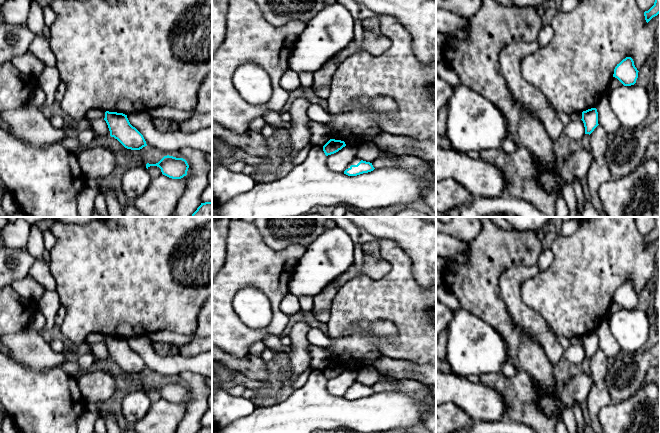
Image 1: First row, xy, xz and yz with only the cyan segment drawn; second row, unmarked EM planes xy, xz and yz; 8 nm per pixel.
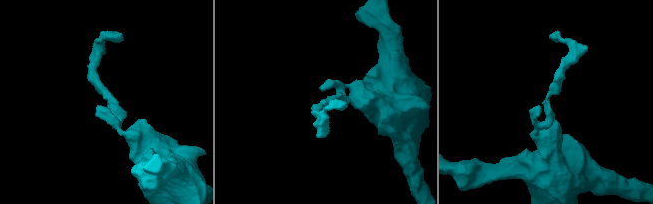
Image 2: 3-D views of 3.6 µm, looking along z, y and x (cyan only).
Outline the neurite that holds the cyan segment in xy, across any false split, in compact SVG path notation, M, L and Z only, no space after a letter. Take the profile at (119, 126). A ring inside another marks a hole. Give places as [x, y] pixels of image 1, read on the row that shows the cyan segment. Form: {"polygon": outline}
{"polygon": "M105 112L105 118L110 136L117 139L125 148L140 150L147 146L143 135L133 127L127 115L117 112Z"}

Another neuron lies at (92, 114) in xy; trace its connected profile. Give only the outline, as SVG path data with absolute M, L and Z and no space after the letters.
M91 109L86 113L85 117L88 121L95 120L95 119L104 119L105 111L98 110L98 109Z

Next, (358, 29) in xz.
M355 18L353 40L357 45L359 45L362 42L363 35L364 35L364 29L362 27L362 18Z

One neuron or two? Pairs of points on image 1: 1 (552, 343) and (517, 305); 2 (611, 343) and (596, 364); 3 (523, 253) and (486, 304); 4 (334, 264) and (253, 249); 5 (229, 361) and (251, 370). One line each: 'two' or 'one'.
1: one
2: two
3: one
4: two
5: one

